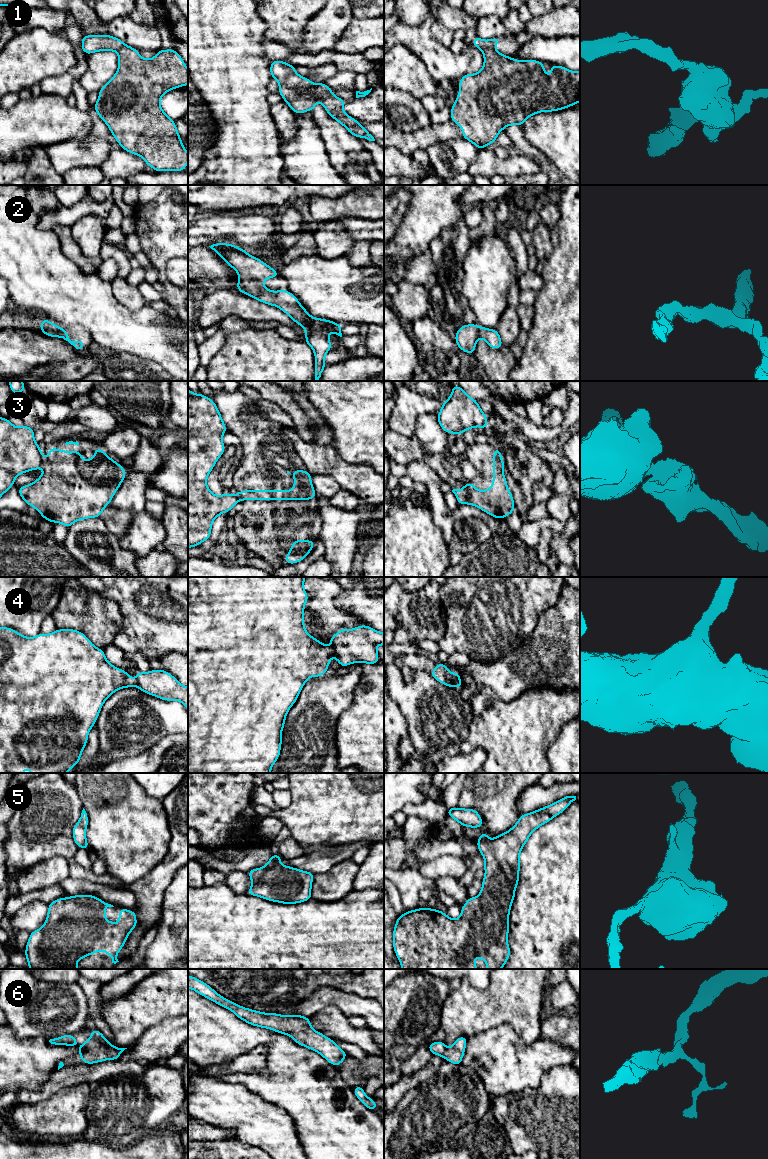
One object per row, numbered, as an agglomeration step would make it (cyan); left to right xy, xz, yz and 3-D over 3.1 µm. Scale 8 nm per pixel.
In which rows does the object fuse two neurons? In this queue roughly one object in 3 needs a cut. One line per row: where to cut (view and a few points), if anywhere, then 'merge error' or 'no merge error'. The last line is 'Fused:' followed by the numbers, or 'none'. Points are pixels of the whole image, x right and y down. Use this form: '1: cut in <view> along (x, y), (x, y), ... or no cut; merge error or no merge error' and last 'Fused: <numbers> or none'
1: cut in xz along (317, 85), (315, 91), (316, 98); merge error
2: no cut; no merge error
3: cut in xy along (44, 459), (41, 465); merge error
4: cut in xz along (332, 646), (334, 654); merge error
5: no cut; no merge error
6: no cut; no merge error
Fused: 1, 3, 4

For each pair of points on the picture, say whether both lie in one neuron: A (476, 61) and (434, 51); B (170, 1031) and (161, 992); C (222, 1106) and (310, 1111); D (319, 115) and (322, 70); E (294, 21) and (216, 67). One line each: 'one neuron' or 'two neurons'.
A: one neuron
B: two neurons
C: two neurons
D: two neurons
E: two neurons

